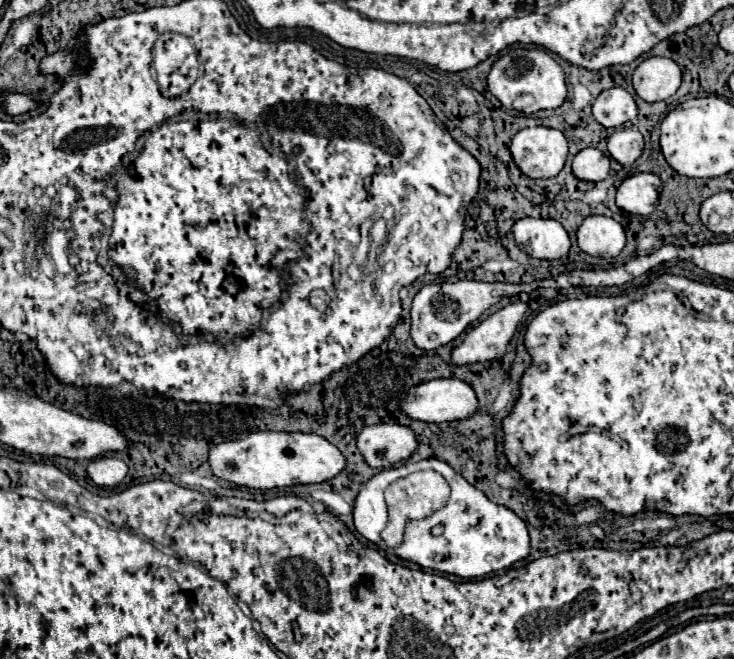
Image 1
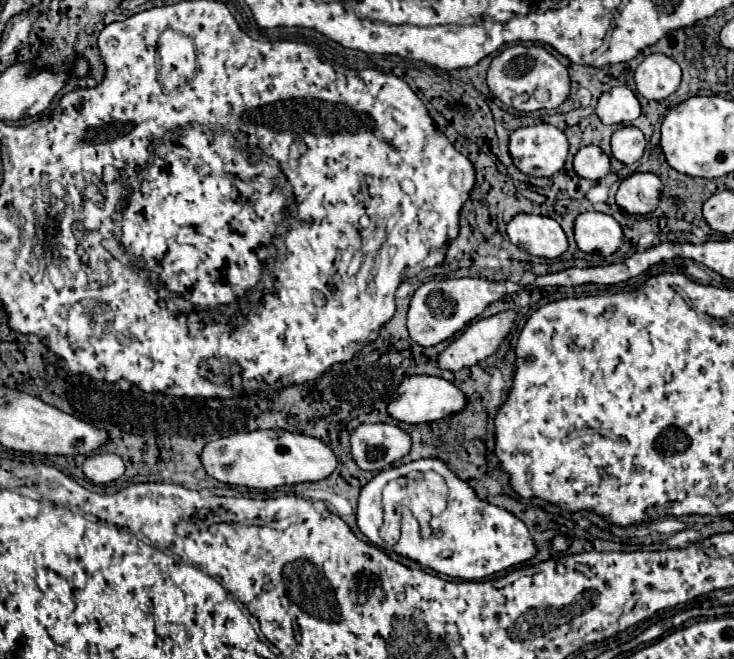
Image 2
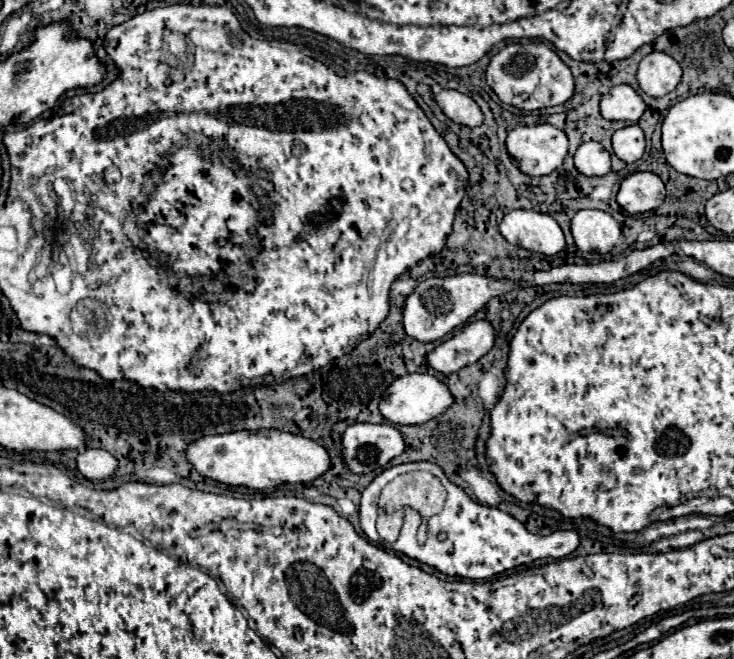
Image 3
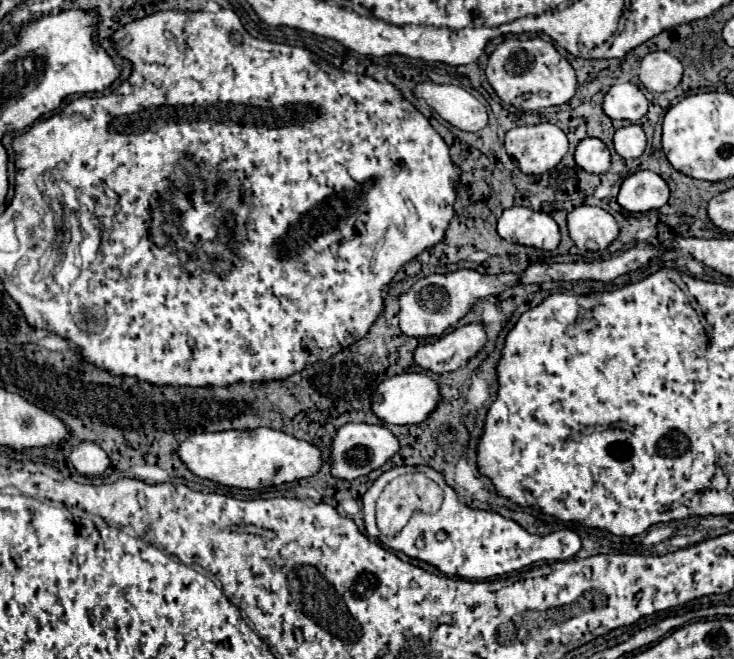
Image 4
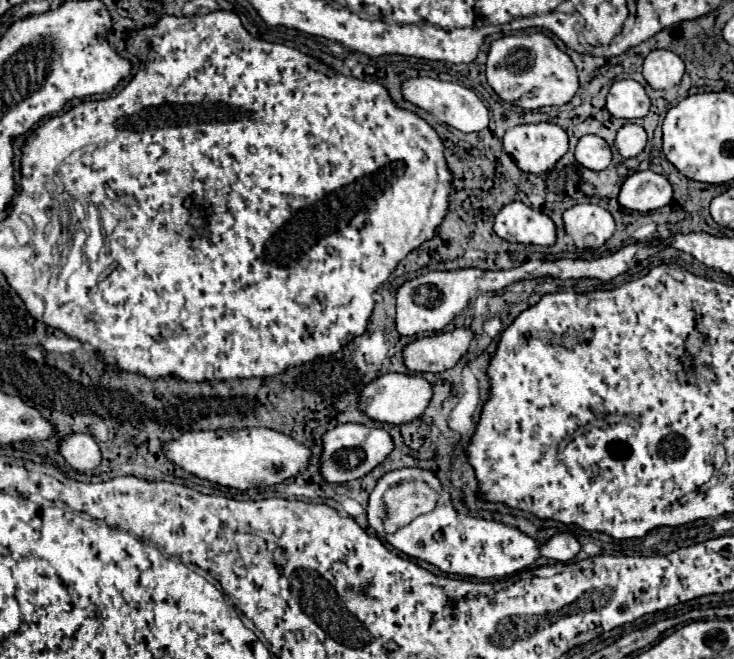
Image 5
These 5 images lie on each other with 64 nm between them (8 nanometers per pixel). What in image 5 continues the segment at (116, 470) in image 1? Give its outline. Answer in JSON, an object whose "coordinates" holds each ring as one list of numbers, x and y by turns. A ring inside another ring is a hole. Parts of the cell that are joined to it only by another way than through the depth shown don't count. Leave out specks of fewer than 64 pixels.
{"coordinates":[[72,432,60,440,58,452,78,472,88,472,100,464,100,448,90,434]]}

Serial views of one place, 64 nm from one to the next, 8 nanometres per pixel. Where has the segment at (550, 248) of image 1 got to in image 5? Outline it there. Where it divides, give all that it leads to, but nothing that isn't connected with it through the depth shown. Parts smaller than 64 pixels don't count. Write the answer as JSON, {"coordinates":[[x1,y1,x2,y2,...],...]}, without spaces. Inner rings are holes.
{"coordinates":[[510,202,496,214,494,232,508,242,520,244,550,246,556,240,554,222,544,212,532,210,522,202]]}

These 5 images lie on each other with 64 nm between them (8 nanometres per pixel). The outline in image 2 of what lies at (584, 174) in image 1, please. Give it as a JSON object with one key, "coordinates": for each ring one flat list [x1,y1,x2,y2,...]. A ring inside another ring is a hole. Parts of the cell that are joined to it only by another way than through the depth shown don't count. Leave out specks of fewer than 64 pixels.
{"coordinates":[[584,146,574,156,574,170,582,178,600,180,610,172,610,158,600,150,600,146]]}

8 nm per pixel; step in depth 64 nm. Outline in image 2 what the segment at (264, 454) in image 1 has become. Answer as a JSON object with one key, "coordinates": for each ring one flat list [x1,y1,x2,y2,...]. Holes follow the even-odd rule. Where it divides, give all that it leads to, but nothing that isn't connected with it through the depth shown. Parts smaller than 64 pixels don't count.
{"coordinates":[[286,430,238,432,212,440,202,448,200,462,206,474,216,478,218,482,260,490,270,490,284,484,322,480,330,476,338,464,334,452,324,442]]}

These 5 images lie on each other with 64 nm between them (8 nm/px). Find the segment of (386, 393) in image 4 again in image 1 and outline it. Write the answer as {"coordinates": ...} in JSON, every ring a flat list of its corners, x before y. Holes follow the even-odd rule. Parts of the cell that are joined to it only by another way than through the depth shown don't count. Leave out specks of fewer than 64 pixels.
{"coordinates":[[436,378,436,380,420,382,418,386,408,388,408,392,400,400,400,412,412,420,422,420,422,422,462,420,474,414,476,408,478,408,478,400,474,390,456,378]]}

